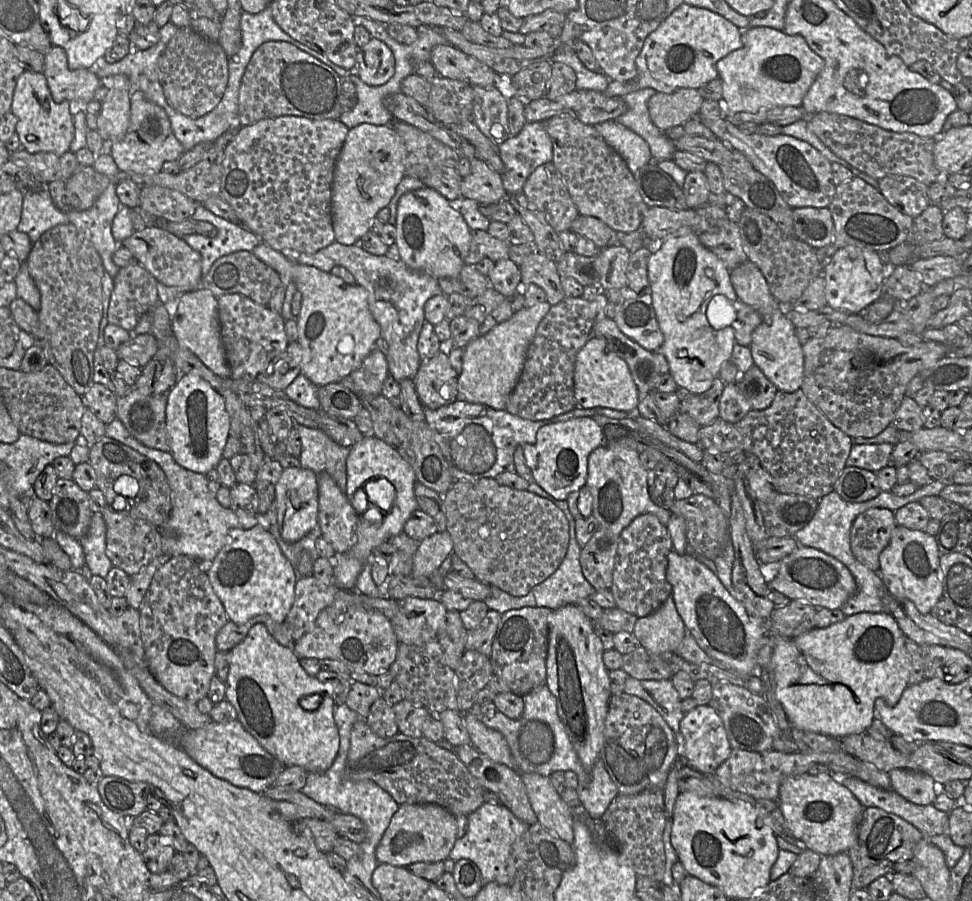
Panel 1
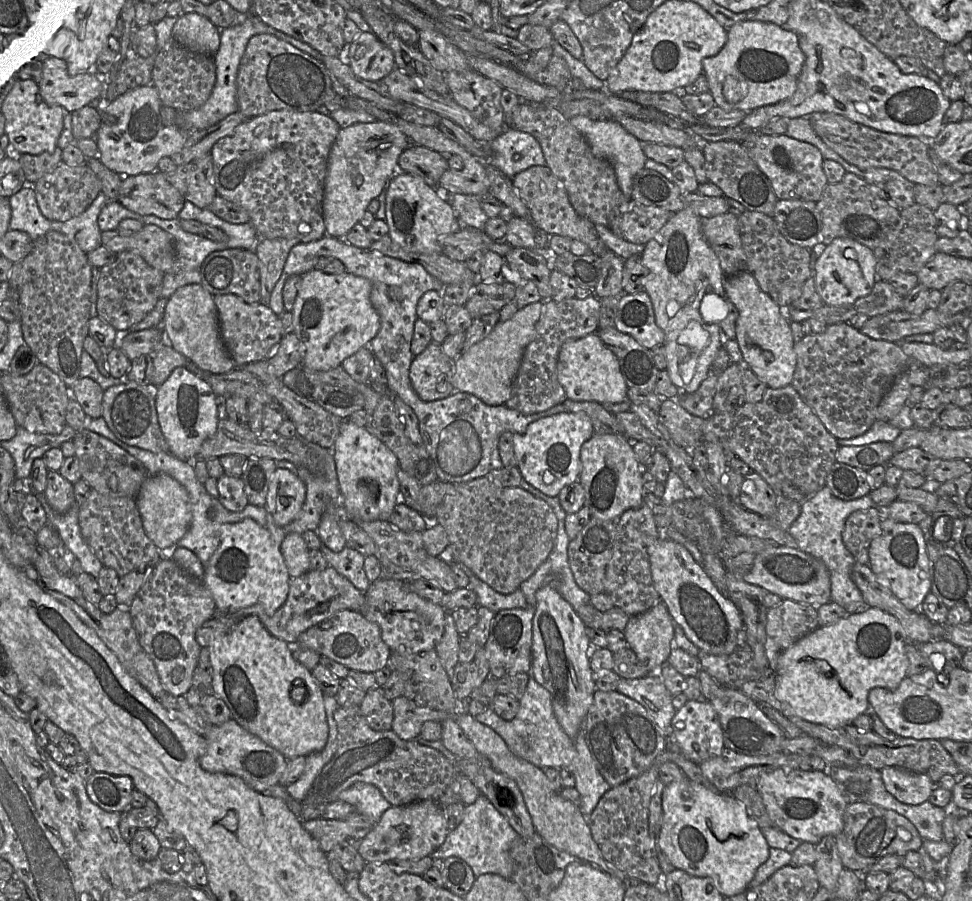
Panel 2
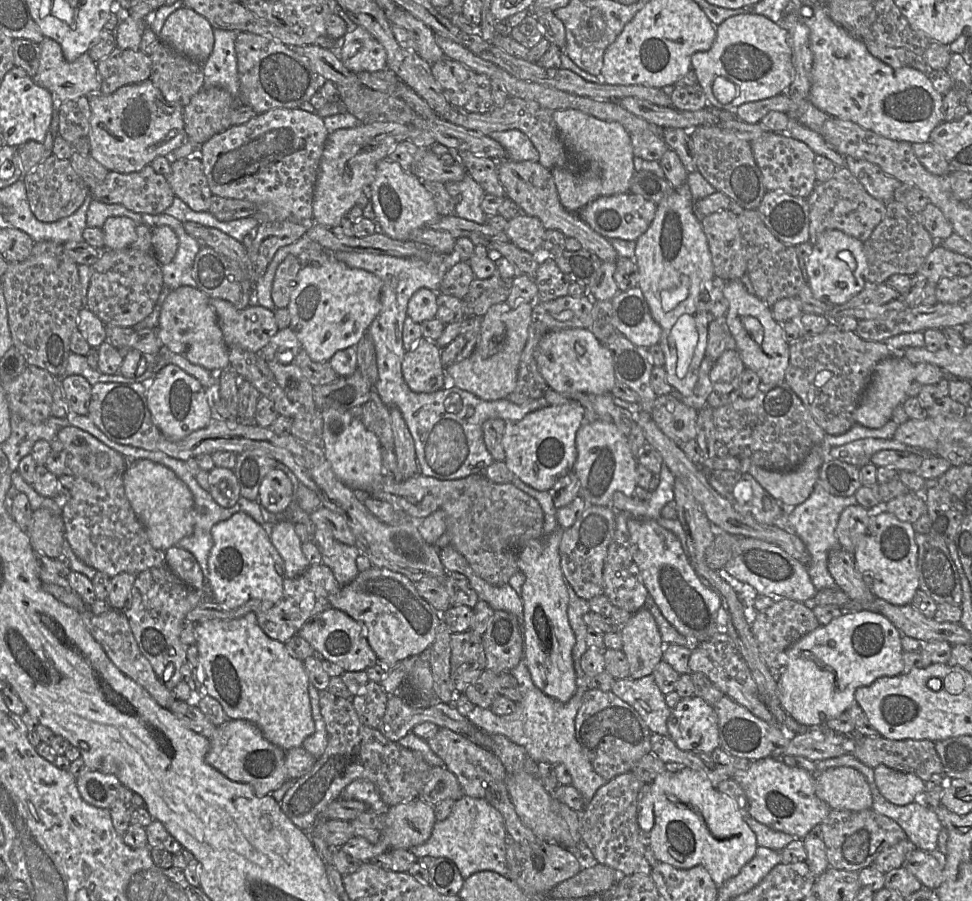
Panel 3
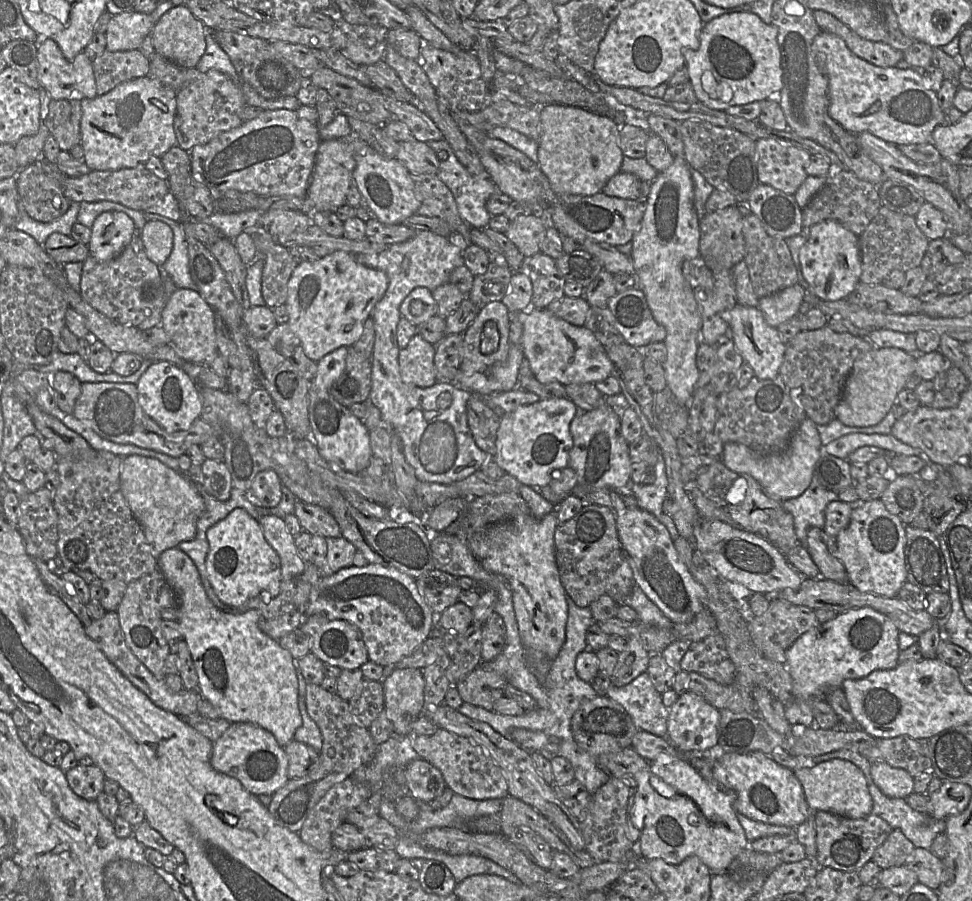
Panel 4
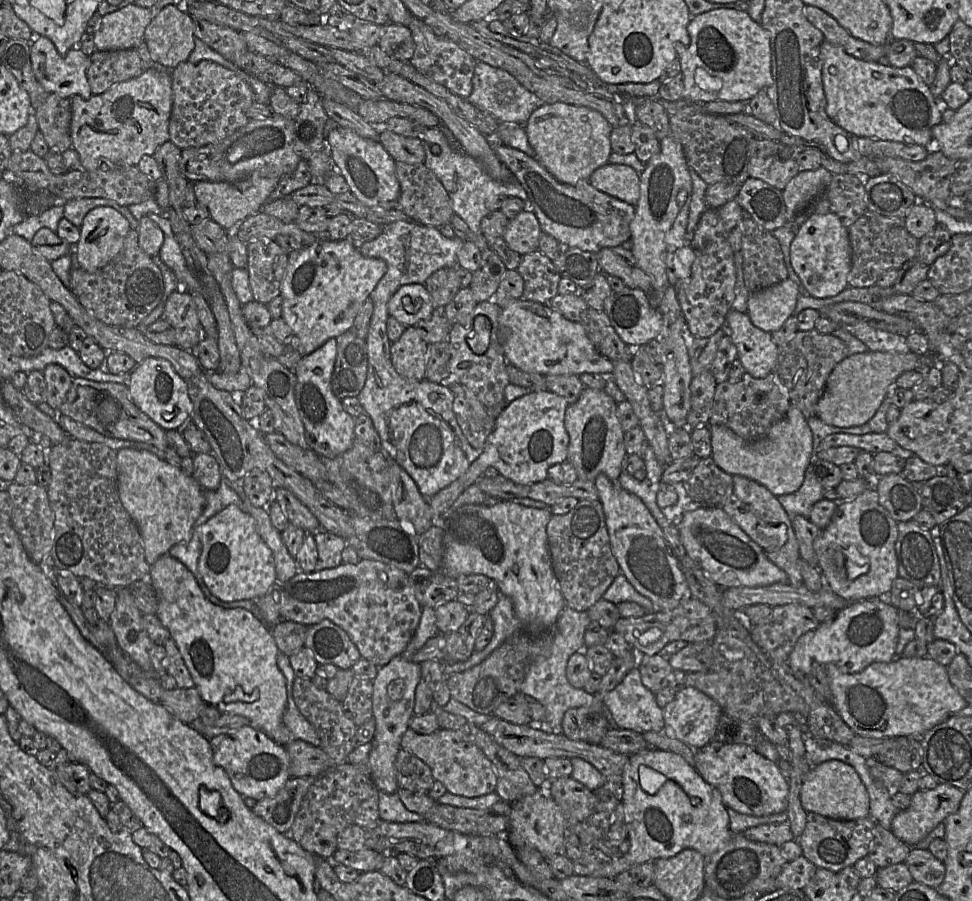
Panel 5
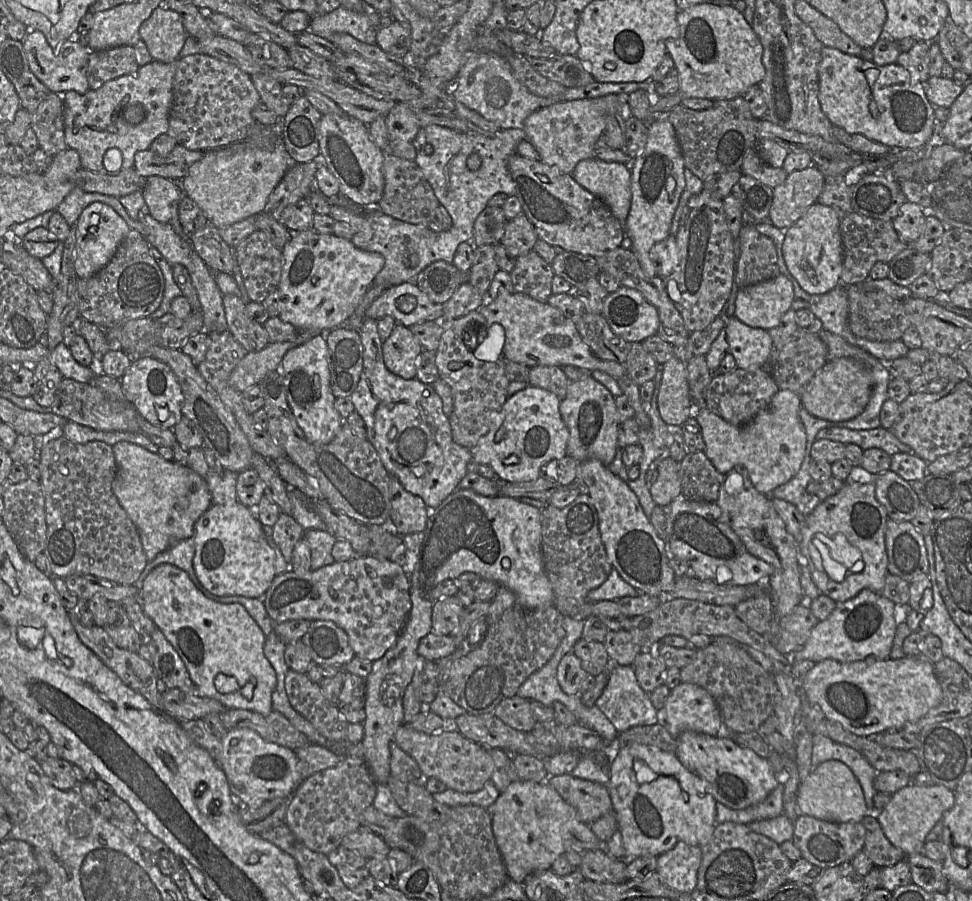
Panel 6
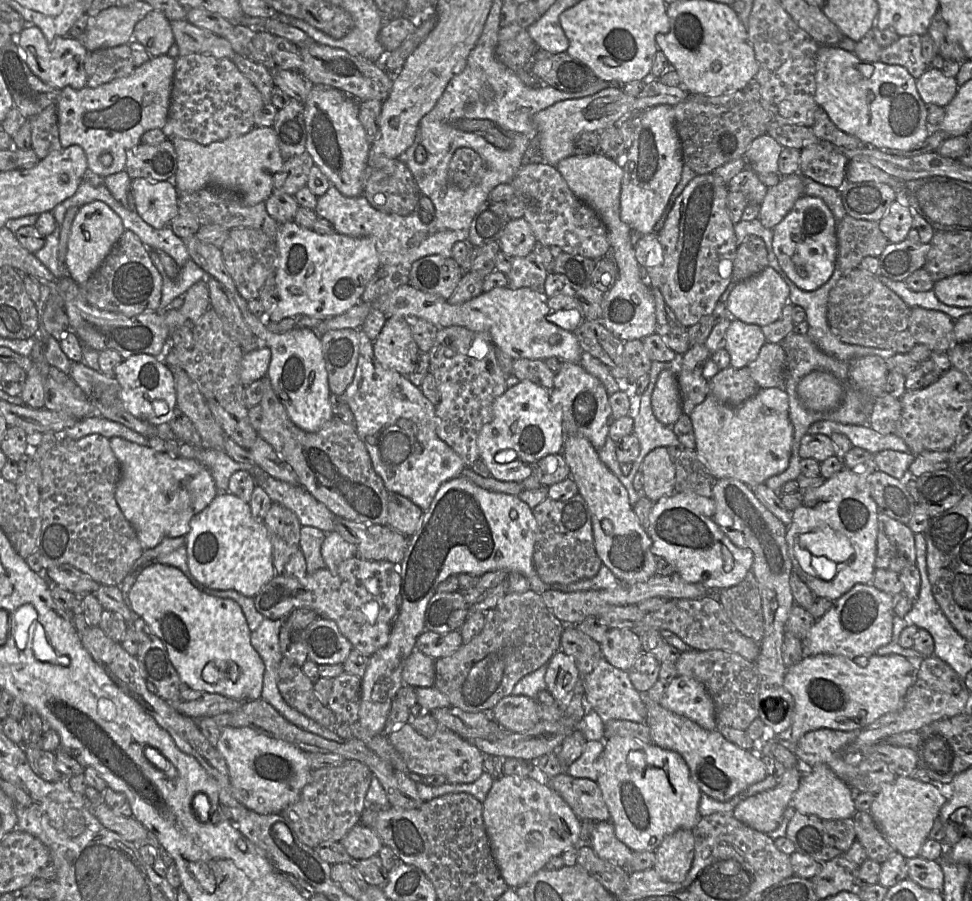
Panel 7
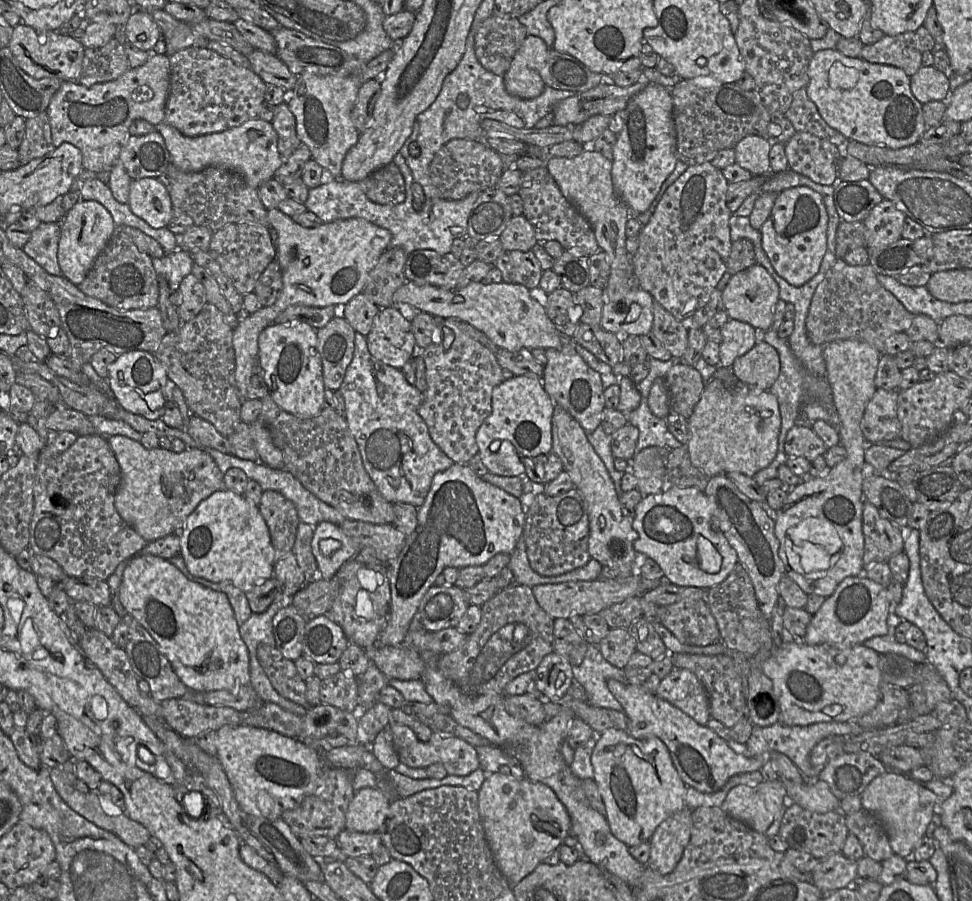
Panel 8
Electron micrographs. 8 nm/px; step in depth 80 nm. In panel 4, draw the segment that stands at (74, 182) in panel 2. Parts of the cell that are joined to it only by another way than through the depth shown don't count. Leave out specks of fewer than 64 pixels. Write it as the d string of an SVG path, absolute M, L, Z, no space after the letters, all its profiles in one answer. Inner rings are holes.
M42 164L21 168L15 176L21 209L31 218L52 222L70 208L72 202L63 194L58 182L45 173Z

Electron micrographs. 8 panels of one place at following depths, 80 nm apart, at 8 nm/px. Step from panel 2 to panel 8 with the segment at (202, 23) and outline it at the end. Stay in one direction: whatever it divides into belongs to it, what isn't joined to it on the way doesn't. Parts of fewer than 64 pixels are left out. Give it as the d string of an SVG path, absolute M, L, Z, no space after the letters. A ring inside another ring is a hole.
M138 6L126 23L125 36L129 43L145 51L152 51L156 43L163 38L152 16Z

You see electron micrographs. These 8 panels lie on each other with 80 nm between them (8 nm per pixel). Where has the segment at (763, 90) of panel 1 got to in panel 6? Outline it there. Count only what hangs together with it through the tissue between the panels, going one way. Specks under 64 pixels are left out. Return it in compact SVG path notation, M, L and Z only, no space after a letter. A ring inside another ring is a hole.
M697 4L677 14L679 37L666 40L668 55L678 70L679 89L673 95L657 98L652 107L654 121L686 98L730 100L743 94L765 77L763 46L743 12L732 6Z

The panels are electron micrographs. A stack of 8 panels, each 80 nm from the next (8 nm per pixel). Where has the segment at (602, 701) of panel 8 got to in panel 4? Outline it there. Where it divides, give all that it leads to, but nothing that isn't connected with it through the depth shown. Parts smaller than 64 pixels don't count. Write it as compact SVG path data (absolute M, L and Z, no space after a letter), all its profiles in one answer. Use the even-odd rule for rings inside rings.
M646 672L627 685L620 687L611 685L605 695L623 706L639 731L669 738L667 731L669 708L664 706L661 694L655 689Z

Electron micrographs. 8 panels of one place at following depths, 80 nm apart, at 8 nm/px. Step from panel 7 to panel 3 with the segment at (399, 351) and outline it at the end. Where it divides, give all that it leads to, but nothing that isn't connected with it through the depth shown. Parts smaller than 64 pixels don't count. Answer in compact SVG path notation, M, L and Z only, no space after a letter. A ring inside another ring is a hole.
M422 337L402 362L406 384L416 393L433 393L445 387L449 381L441 362L441 349L435 342Z

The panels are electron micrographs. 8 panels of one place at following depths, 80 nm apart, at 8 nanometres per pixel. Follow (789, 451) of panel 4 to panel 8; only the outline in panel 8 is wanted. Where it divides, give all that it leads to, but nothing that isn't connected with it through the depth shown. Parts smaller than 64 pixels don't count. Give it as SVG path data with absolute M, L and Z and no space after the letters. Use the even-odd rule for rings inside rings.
M710 379L704 387L700 400L688 419L689 440L686 448L691 463L708 477L739 472L752 477L768 467L779 451L781 414L777 397L769 390L738 383L727 386L719 379Z

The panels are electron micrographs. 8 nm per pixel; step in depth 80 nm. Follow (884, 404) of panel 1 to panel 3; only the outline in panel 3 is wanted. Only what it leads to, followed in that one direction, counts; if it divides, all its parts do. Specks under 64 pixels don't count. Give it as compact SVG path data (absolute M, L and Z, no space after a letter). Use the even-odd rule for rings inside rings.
M830 323L826 330L819 334L803 334L794 342L789 343L789 364L785 373L785 381L792 388L792 390L802 400L805 407L809 410L816 423L829 435L842 435L854 426L854 412L859 405L861 398L872 378L875 367L883 359L892 356L895 352L888 348L883 342L868 341L861 338L855 331L843 331L835 323Z

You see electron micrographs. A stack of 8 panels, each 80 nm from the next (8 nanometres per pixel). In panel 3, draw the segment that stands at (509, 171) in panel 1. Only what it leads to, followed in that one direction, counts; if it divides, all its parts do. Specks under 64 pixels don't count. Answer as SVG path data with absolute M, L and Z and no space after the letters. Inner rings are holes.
M517 129L495 131L489 135L506 151L506 160L539 162L539 153L527 135Z

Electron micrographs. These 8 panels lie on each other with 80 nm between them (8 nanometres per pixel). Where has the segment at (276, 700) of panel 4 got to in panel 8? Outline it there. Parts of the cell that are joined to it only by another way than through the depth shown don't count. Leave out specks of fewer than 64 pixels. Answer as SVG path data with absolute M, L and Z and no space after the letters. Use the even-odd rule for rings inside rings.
M137 554L126 564L118 596L127 613L156 641L190 692L235 690L250 684L248 649L224 593L188 580L169 560Z

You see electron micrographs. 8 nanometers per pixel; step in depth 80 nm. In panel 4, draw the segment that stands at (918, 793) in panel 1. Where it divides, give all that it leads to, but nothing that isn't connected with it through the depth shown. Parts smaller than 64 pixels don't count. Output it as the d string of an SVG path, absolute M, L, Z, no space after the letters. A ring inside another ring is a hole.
M884 761L871 762L871 776L888 797L906 799L914 793L914 777L906 770L892 767Z

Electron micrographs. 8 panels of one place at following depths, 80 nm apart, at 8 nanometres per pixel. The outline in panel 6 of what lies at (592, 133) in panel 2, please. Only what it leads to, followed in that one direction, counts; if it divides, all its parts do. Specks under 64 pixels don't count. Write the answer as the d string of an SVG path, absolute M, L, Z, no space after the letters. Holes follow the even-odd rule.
M608 94L591 99L560 101L529 115L523 131L539 154L540 161L561 173L571 175L581 160L595 157L595 149L604 134L607 117L616 112L621 114L624 99L618 94Z

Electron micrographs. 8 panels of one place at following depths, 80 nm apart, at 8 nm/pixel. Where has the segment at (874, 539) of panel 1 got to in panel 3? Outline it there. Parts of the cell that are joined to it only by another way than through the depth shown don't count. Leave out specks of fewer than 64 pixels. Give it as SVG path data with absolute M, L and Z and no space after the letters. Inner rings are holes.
M859 504L848 506L839 517L836 536L840 545L849 553L853 553L860 538L866 533L871 510Z

